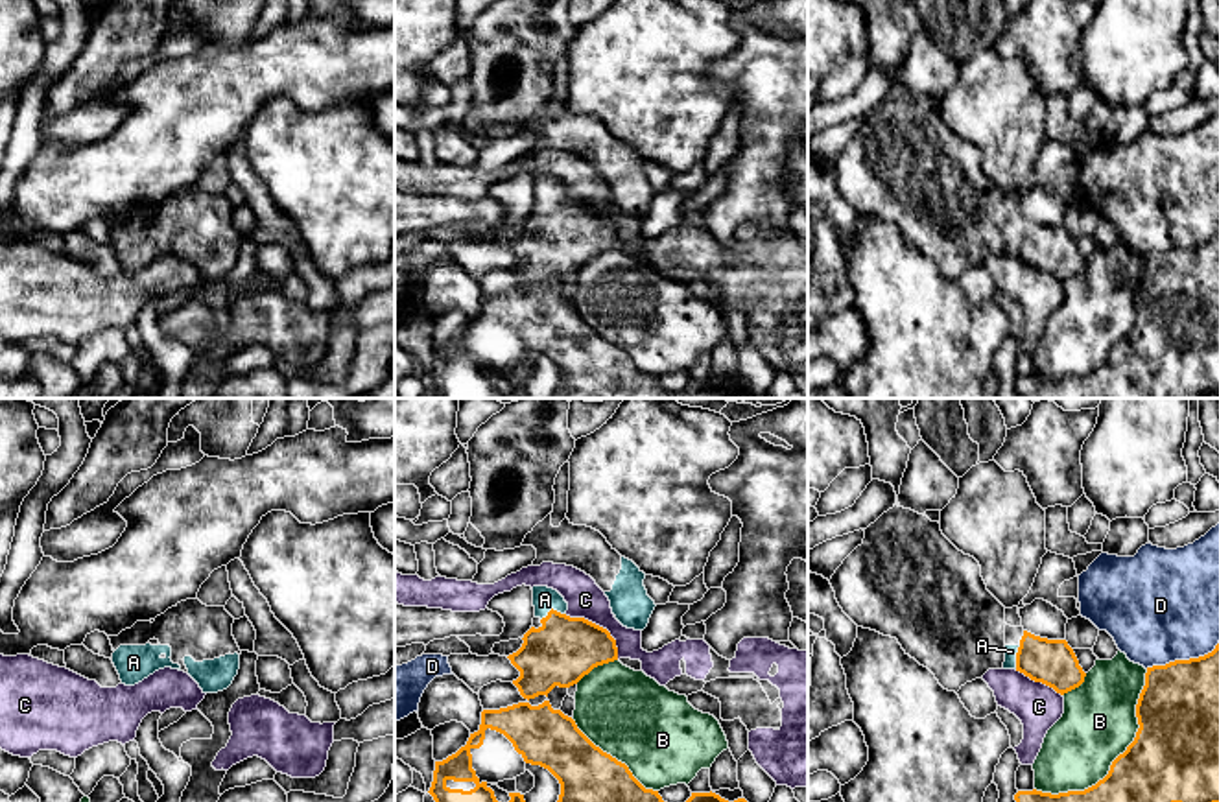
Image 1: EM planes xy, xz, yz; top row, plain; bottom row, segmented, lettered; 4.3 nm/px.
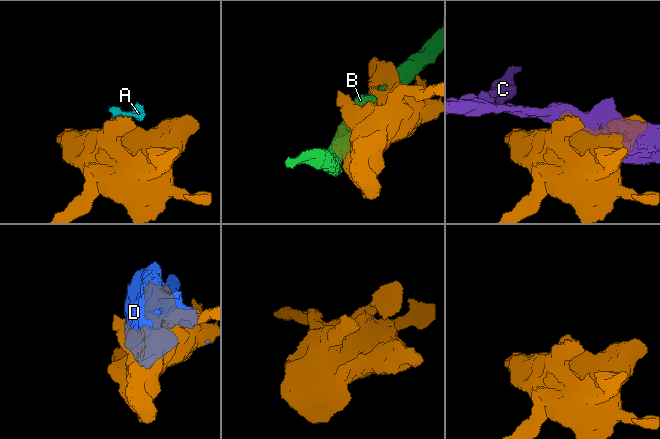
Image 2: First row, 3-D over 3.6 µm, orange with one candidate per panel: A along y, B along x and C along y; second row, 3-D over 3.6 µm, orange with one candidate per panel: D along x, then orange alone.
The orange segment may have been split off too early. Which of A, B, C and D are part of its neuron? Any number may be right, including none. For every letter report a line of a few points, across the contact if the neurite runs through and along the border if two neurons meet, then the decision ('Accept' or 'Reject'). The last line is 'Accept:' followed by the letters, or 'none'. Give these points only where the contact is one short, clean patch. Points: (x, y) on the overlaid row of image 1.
A: Line: xz (559, 653), (559, 631), (552, 609), (544, 600). Accept
B: Reject
C: Reject
D: Reject
Accept: A

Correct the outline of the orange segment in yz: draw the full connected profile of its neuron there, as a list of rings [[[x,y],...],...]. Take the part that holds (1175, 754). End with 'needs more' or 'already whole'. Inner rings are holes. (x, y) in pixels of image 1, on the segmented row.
[[[1219,643],[1204,656],[1147,667],[1138,732],[1108,774],[1084,791],[1018,791],[1016,802],[1219,802]]] | already whole

